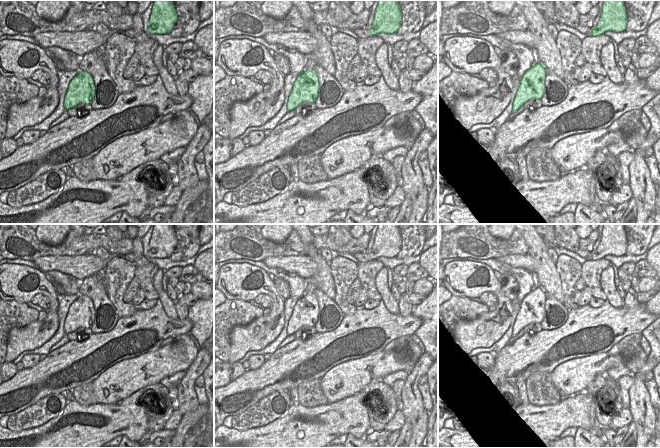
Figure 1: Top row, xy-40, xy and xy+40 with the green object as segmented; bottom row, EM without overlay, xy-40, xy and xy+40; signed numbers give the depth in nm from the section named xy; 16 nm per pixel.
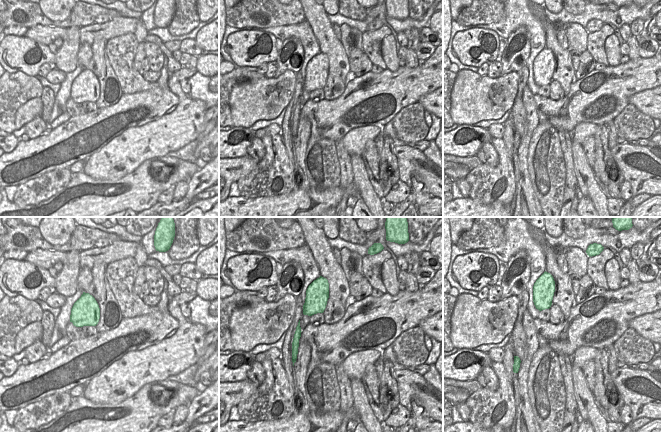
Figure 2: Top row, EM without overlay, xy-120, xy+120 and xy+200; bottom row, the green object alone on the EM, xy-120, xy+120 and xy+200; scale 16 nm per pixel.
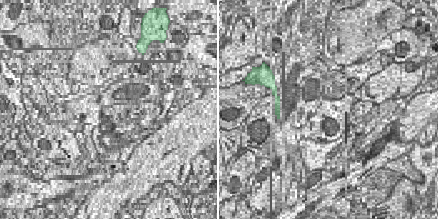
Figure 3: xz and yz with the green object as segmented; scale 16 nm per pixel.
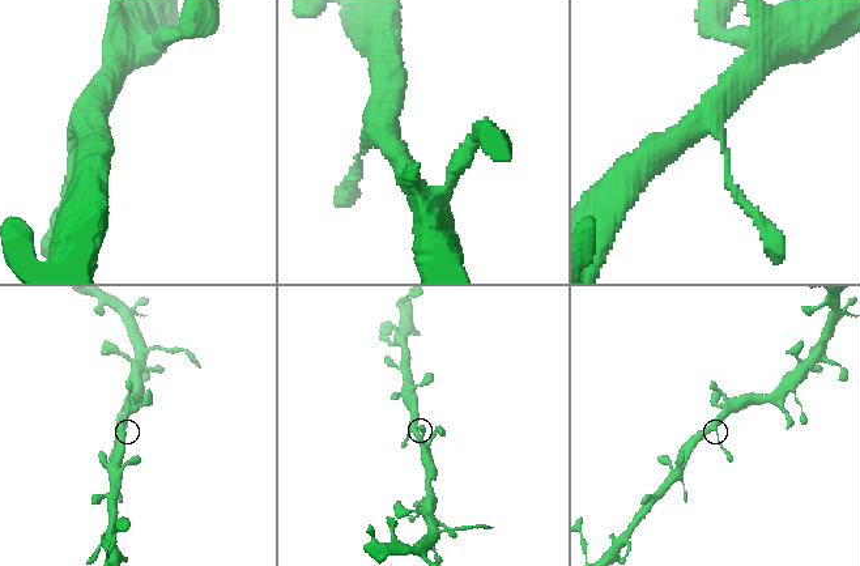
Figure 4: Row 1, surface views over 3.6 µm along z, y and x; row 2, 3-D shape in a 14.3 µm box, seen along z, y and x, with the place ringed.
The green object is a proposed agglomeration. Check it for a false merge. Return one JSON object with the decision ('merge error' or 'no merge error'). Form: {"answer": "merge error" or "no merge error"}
{"answer": "no merge error"}

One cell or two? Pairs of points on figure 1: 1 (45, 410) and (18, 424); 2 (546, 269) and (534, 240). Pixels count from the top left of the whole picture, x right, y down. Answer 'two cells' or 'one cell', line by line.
1: one cell
2: one cell

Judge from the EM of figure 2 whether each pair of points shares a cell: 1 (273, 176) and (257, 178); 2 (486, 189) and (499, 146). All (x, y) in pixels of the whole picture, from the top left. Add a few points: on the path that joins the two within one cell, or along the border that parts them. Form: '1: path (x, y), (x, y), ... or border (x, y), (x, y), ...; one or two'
1: path (269, 178), (261, 178); one
2: path (497, 178), (502, 173), (502, 157); one

